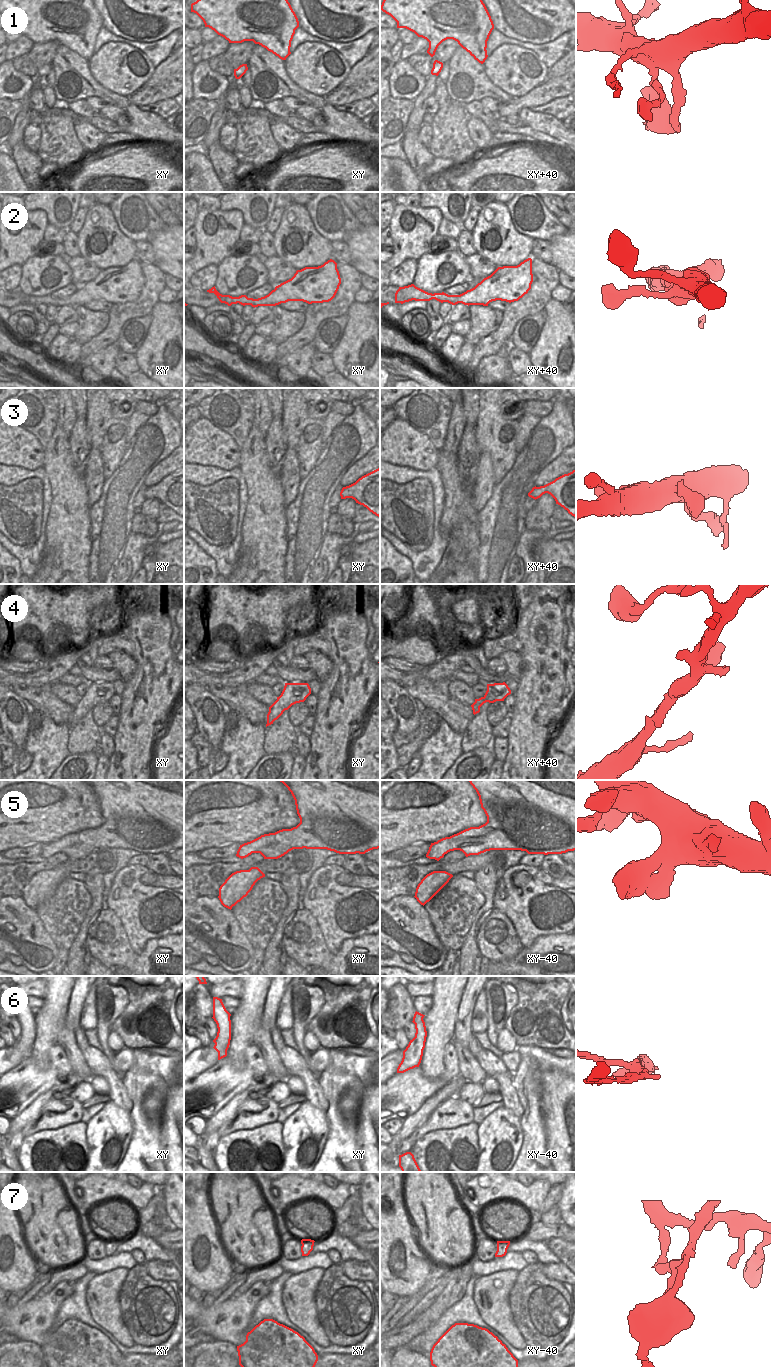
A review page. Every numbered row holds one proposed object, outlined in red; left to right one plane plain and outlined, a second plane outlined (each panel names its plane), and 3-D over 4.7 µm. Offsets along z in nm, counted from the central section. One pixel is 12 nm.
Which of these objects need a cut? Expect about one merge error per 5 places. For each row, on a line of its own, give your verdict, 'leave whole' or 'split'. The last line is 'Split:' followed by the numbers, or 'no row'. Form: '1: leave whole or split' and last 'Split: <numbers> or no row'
1: leave whole
2: leave whole
3: leave whole
4: leave whole
5: leave whole
6: split
7: split
Split: 6, 7

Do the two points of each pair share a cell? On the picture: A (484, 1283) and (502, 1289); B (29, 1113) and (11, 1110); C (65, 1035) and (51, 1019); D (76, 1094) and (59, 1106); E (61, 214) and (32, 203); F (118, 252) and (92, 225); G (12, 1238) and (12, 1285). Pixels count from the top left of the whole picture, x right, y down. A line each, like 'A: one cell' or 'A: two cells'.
A: one cell
B: two cells
C: two cells
D: two cells
E: one cell
F: one cell
G: one cell

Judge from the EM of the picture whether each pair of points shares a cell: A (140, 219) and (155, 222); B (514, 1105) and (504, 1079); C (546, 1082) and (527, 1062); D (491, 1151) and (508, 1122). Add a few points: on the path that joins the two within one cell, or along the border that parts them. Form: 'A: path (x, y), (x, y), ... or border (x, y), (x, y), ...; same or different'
A: path (144, 220), (151, 222); same
B: path (510, 1099), (505, 1085); same
C: border (559, 1070), (533, 1073), (540, 1093); different
D: path (495, 1144), (500, 1138), (502, 1129); same

